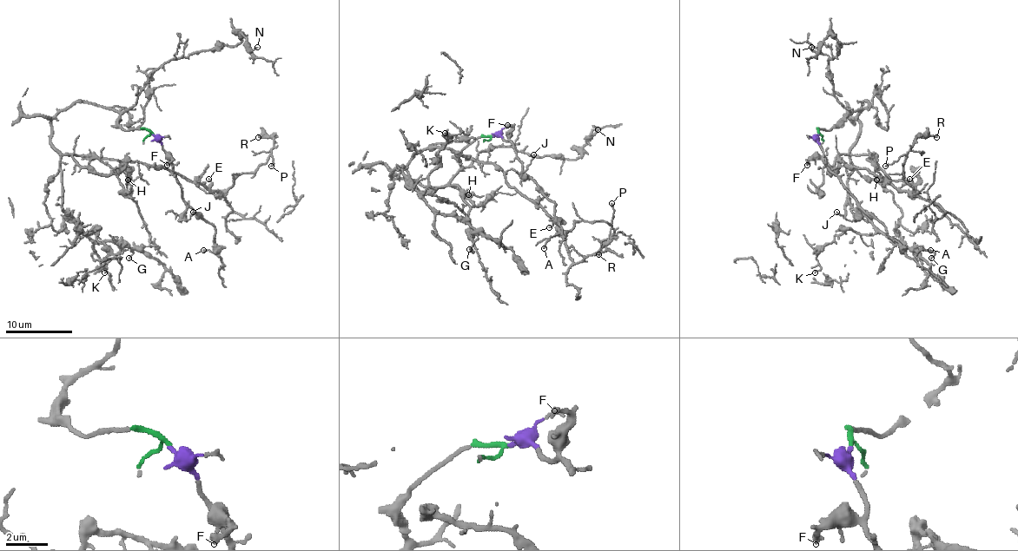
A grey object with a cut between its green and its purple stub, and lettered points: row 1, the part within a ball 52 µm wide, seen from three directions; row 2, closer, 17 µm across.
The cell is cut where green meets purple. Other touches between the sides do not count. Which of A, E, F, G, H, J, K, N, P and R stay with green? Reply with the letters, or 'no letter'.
E, G, H, K, N, P, R

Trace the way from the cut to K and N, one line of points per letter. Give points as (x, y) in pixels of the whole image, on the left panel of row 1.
K: (153, 134), (75, 101), (50, 124), (63, 210), (85, 235), (96, 230), (105, 273)
N: (153, 134), (125, 130), (118, 117), (161, 66), (238, 44), (243, 36), (251, 51), (258, 48)

